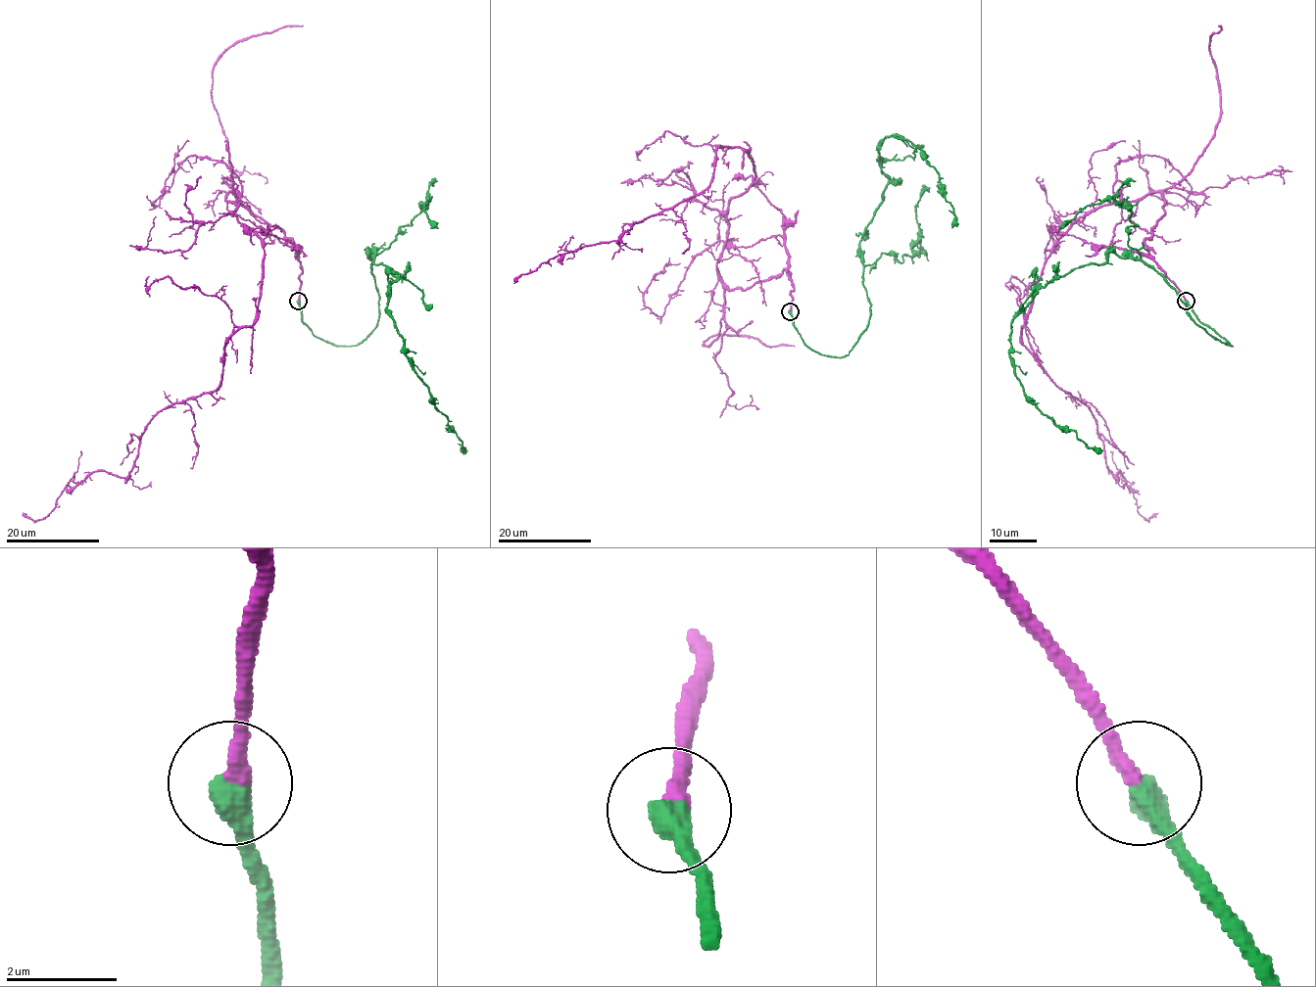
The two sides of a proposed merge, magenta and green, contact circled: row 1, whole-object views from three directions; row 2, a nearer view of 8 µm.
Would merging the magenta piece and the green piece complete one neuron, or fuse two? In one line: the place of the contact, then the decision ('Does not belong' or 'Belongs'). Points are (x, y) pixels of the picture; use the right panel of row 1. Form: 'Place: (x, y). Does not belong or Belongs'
Place: (1186, 301). Belongs

